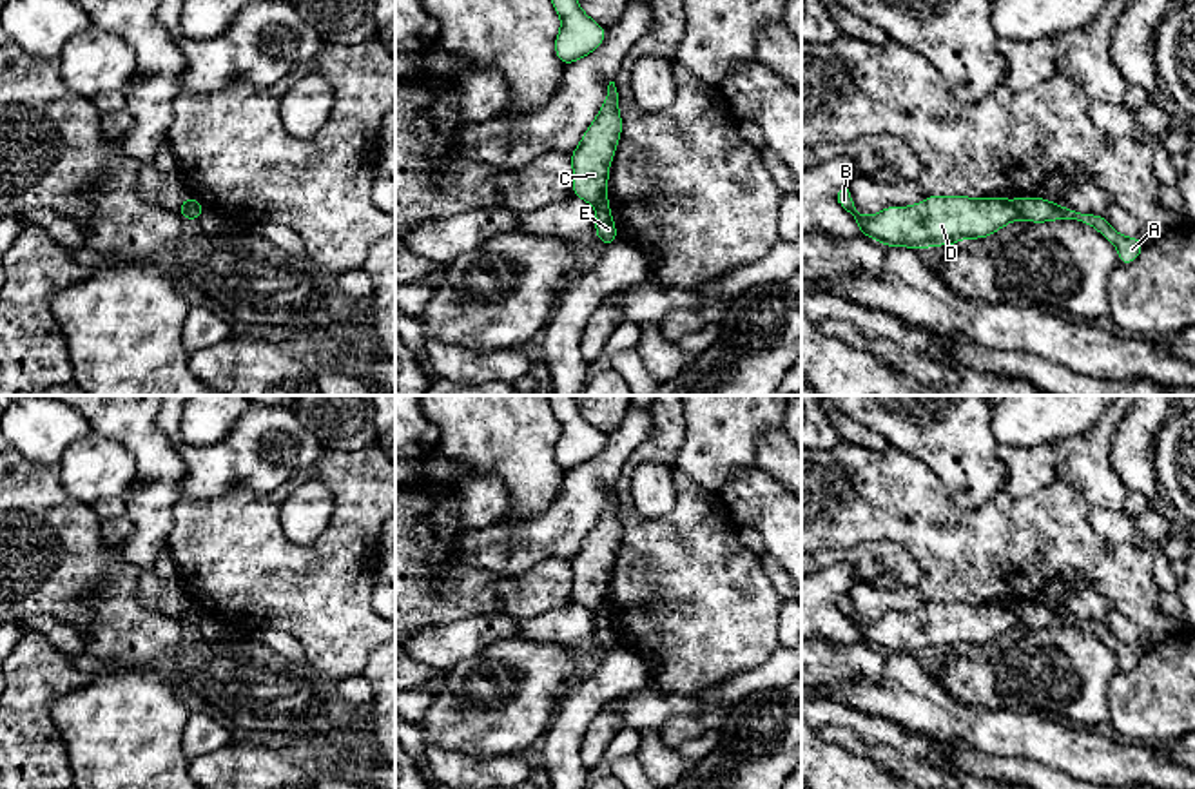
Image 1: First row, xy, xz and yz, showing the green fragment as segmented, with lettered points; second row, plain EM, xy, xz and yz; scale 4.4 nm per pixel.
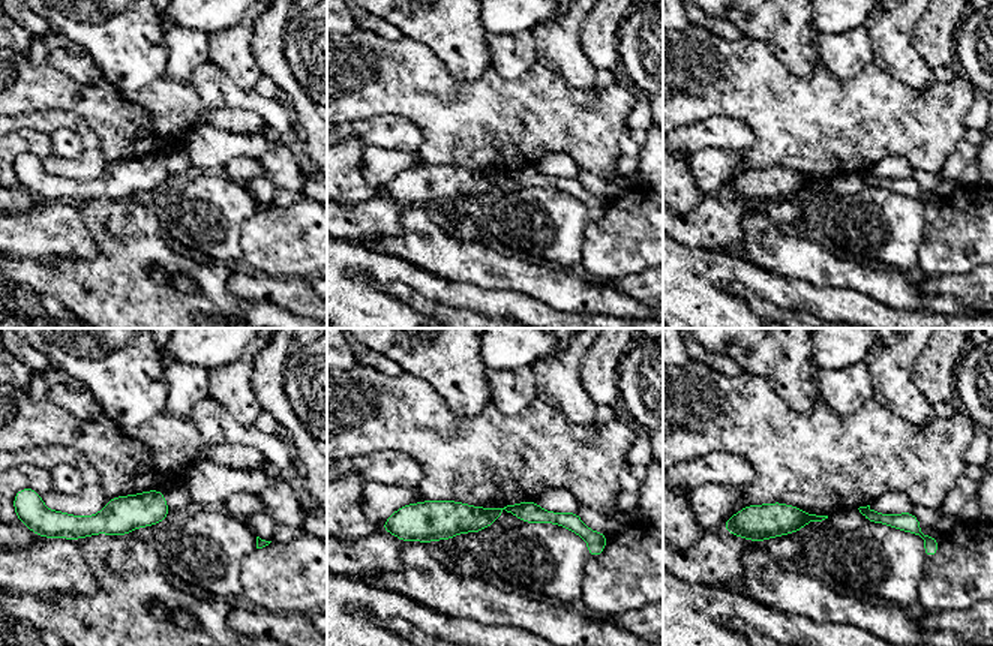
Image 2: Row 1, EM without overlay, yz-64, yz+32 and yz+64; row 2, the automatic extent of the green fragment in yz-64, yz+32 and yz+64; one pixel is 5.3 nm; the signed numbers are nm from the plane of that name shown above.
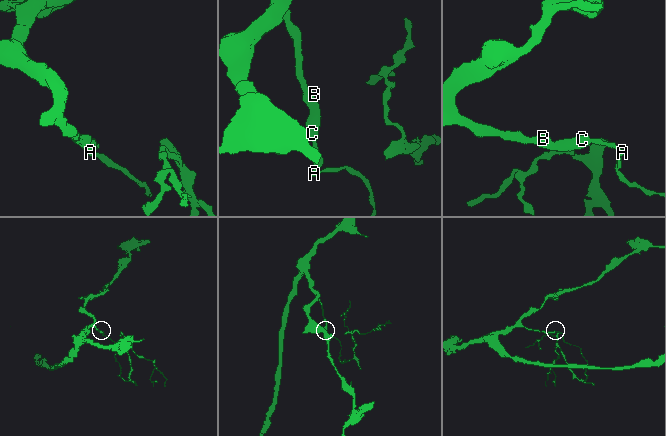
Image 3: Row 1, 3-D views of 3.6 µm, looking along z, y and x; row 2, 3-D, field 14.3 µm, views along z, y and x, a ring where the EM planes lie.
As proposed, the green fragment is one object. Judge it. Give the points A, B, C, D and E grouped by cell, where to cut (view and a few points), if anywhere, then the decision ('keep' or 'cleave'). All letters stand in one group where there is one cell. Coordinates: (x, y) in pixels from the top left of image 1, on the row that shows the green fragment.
A E / B C D; cut in yz along (1012, 202), (1020, 216); cleave

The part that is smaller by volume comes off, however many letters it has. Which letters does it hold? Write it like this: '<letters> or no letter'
A, E

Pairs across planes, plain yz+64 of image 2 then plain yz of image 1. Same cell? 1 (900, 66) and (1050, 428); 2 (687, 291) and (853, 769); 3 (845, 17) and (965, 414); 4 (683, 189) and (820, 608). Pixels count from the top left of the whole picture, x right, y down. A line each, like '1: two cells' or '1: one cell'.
1: two cells
2: one cell
3: two cells
4: one cell

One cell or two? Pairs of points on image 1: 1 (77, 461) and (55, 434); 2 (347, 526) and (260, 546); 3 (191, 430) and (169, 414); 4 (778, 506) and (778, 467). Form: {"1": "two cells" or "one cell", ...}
{"1": "two cells", "2": "one cell", "3": "two cells", "4": "two cells"}

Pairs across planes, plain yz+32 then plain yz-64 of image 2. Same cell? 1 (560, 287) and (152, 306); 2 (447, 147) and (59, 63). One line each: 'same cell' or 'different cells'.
1: different cells
2: different cells

